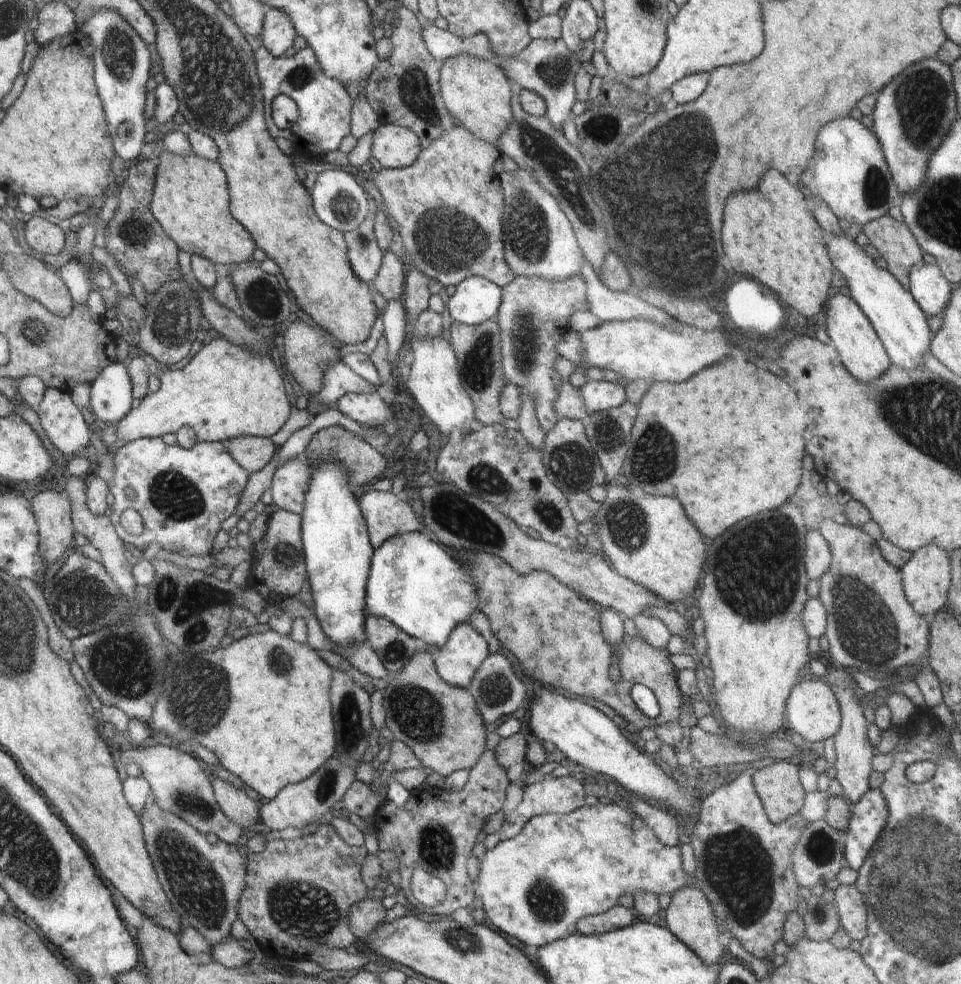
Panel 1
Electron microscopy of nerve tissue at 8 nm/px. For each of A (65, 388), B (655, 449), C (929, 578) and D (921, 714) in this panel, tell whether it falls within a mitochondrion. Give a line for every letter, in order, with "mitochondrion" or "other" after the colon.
A: other
B: mitochondrion
C: other
D: other

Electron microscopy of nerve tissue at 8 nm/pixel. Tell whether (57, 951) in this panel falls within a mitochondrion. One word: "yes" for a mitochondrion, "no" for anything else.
no

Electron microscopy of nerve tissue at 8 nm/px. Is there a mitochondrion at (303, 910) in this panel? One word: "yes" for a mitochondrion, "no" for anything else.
yes

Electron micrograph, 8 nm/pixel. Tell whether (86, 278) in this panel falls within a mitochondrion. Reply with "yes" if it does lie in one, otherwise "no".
no

